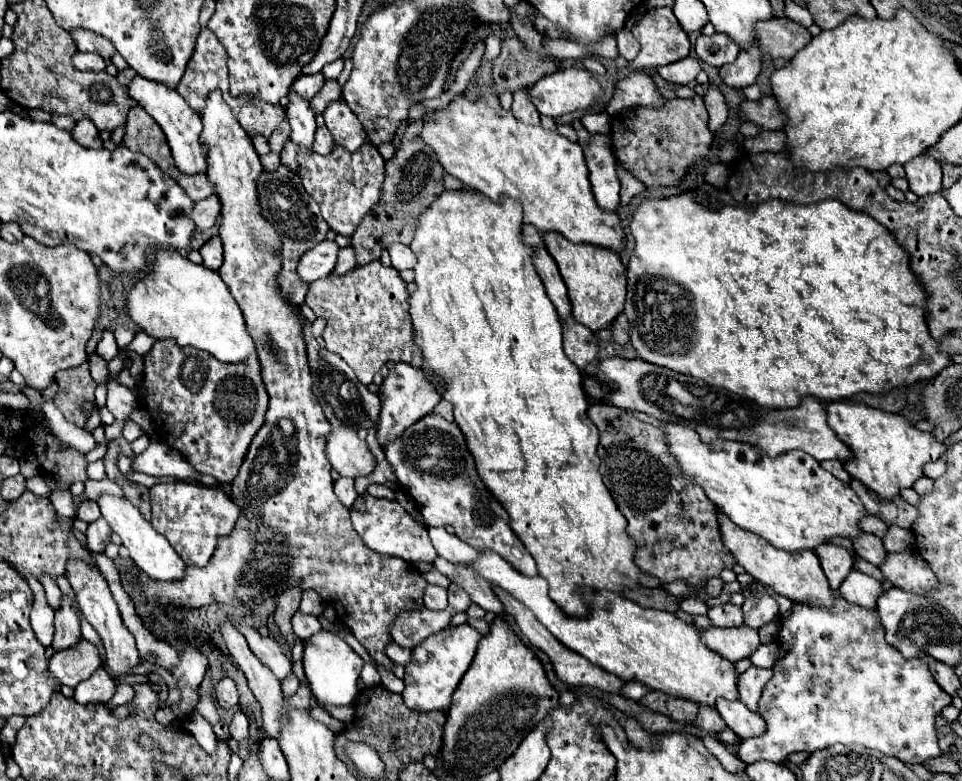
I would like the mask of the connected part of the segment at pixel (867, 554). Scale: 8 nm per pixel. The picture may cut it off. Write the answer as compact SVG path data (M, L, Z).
M859 532L859 536L853 538L853 550L857 552L857 556L865 558L867 562L871 562L875 566L879 566L887 556L881 538L877 538L875 534L869 534L869 532Z

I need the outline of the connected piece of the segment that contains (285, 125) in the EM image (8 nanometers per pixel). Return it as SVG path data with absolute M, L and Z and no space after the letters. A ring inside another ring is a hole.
M286 117L282 121L279 129L281 130L276 130L269 141L270 151L275 153L282 151L284 143L289 139L291 134L291 127Z

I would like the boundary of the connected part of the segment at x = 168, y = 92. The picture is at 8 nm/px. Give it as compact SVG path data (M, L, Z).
M135 76L131 80L131 84L127 86L129 96L133 100L137 100L139 106L143 106L147 110L149 116L155 118L155 122L161 126L161 130L167 136L167 142L171 146L175 164L181 172L185 174L197 174L197 172L205 172L205 150L199 144L199 134L201 134L201 118L197 116L197 112L185 102L185 98L173 90L167 88L165 84L159 84L155 80L143 78L143 76Z

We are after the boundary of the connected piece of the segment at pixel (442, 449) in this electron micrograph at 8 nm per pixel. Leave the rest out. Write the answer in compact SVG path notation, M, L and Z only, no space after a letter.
M431 412L409 426L399 438L387 442L383 452L399 486L415 500L427 526L451 526L457 538L469 546L477 550L489 548L519 572L527 576L537 574L533 556L509 526L507 510L479 478L475 460L465 444L465 434L455 422L447 422L443 416Z

